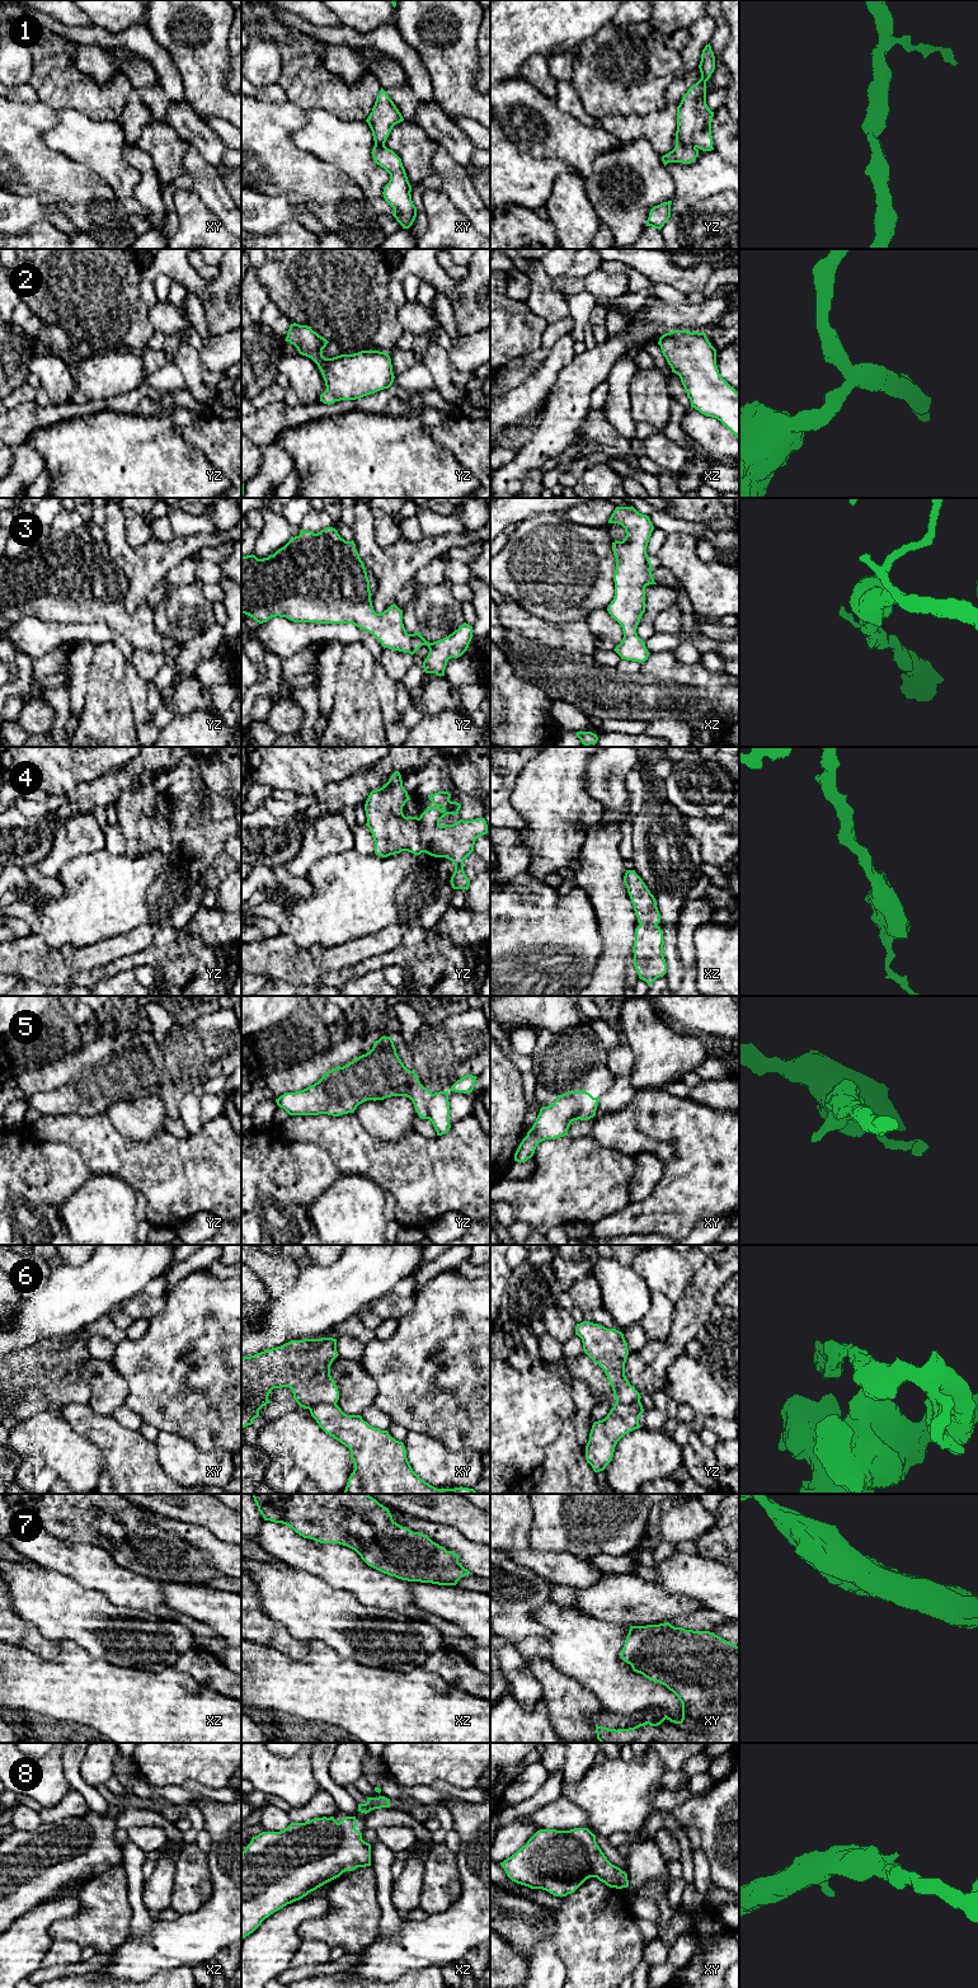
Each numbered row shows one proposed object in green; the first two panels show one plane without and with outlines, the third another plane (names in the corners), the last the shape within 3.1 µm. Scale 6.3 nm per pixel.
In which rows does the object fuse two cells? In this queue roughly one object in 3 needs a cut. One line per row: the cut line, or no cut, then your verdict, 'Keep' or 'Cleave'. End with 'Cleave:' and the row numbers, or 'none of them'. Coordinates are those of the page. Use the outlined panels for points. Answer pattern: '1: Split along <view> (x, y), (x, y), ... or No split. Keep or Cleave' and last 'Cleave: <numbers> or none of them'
1: No split. Keep
2: No split. Keep
3: No split. Keep
4: No split. Keep
5: Split along xy (558, 1096), (564, 1094), (576, 1100), (578, 1118). Cleave
6: Split along xy (335, 1403), (314, 1404), (306, 1408). Cleave
7: No split. Keep
8: No split. Keep
Cleave: 5, 6

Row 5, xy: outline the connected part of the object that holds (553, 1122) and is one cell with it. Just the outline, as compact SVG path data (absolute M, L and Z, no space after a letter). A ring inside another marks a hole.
M561 1095L551 1105L542 1106L527 1136L519 1143L514 1161L525 1162L535 1153L537 1145L545 1139L568 1136L568 1129L578 1120L578 1103L574 1098Z

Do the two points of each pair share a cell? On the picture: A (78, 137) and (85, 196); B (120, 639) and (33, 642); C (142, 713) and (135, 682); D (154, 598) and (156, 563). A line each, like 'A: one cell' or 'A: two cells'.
A: two cells
B: one cell
C: one cell
D: two cells

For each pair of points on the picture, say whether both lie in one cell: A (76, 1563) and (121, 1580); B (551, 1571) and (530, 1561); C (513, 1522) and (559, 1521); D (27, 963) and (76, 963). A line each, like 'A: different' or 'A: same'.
A: same
B: same
C: different
D: same

